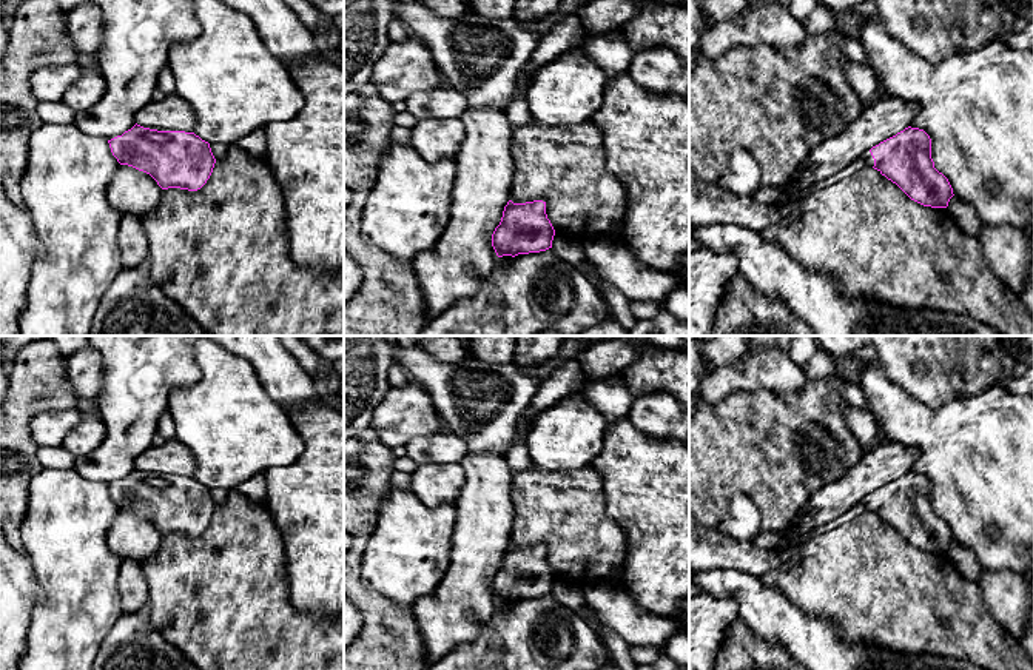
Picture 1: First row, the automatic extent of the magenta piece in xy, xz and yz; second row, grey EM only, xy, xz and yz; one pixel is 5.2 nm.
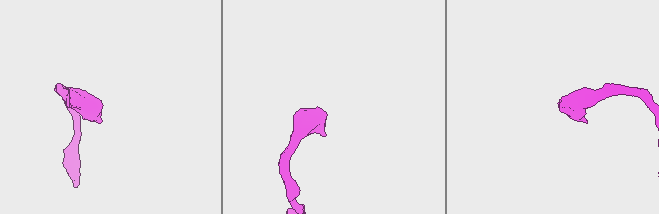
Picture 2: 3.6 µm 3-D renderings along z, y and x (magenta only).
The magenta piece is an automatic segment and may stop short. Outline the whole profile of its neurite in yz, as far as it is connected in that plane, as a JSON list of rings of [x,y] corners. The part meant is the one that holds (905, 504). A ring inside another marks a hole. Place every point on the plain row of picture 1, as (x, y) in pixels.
[[[908,471],[873,491],[859,505],[924,551],[947,553],[954,541],[948,524],[934,513],[931,484],[924,474]]]

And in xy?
[[[136,468],[108,488],[120,510],[150,519],[162,534],[197,536],[216,508],[210,488],[194,477],[157,476]]]

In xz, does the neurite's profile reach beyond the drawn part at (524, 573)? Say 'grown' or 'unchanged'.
unchanged

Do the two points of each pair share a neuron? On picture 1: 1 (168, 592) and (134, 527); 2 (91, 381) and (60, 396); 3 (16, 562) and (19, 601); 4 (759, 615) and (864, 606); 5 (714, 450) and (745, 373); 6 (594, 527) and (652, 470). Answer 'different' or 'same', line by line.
1: different
2: different
3: same
4: different
5: different
6: different

